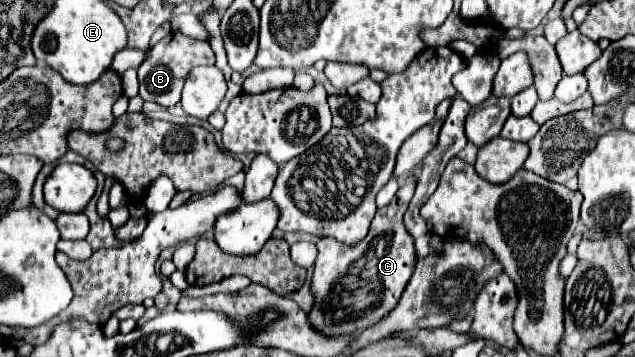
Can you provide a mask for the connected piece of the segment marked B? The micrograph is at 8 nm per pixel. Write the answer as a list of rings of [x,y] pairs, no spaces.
[[[170,33],[162,41],[158,41],[154,47],[148,49],[146,59],[138,67],[138,81],[140,81],[140,97],[144,101],[160,103],[162,107],[172,107],[180,101],[180,93],[186,81],[186,75],[196,65],[214,65],[216,55],[206,41],[190,39],[182,33]]]

